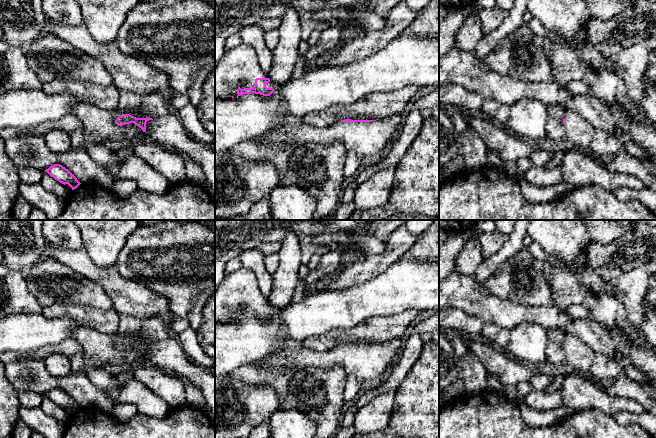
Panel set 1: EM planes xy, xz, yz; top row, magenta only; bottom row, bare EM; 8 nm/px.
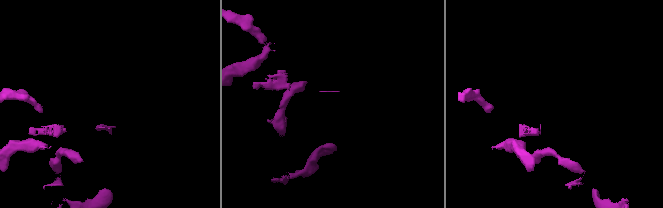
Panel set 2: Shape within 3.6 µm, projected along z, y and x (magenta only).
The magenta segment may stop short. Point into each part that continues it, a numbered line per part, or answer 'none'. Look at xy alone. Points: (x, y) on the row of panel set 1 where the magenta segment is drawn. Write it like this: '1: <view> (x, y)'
1: xy (168, 131)

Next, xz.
1: xz (238, 67)

